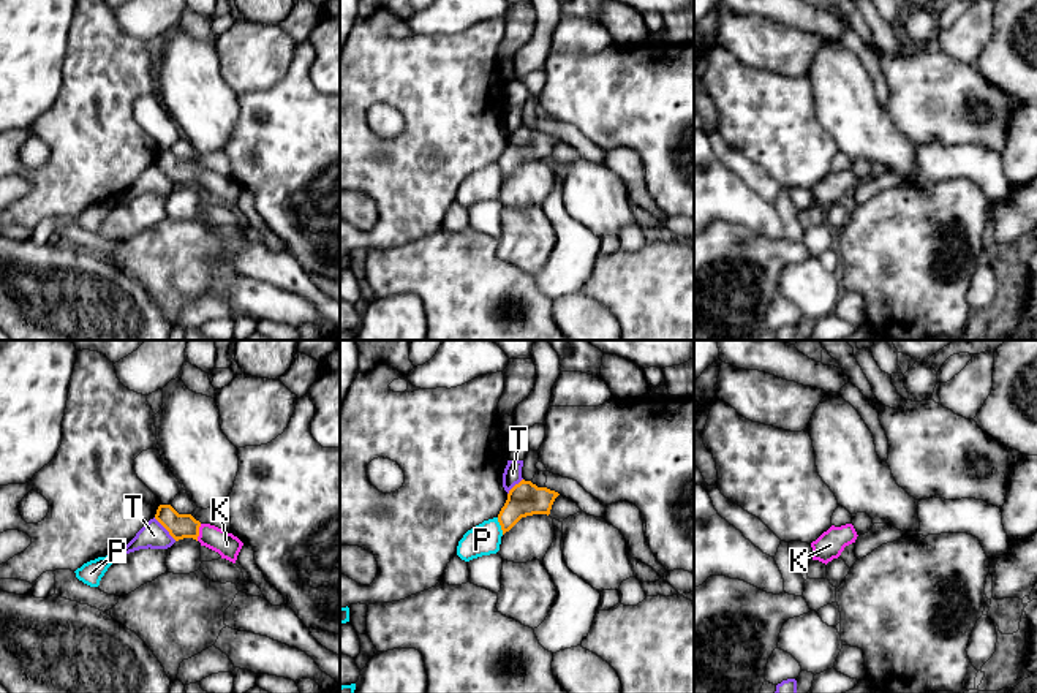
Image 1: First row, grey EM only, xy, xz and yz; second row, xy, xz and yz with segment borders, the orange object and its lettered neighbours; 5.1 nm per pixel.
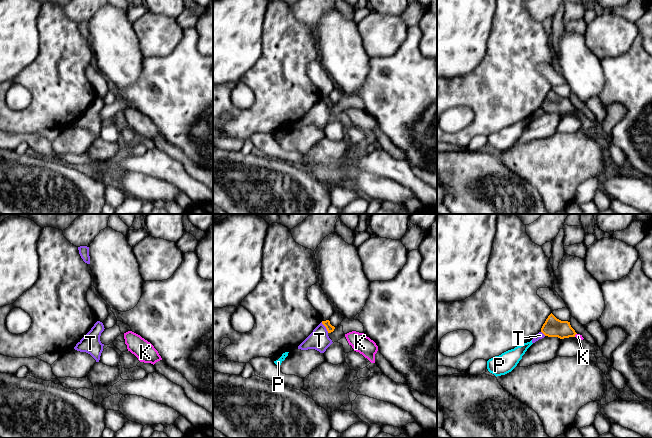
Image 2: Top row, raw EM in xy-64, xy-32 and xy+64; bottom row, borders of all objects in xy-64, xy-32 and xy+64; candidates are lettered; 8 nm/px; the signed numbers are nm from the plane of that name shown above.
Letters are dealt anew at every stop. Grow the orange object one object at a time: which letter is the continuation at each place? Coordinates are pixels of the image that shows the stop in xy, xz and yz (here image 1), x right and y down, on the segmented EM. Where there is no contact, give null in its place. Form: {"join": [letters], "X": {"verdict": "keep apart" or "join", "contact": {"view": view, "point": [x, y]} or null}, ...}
{"join": ["K"], "K": {"verdict": "join", "contact": {"view": "xy", "point": [198, 532]}}, "P": {"verdict": "keep apart", "contact": {"view": "xz", "point": [500, 524]}}, "T": {"verdict": "keep apart", "contact": {"view": "xy", "point": [165, 527]}}}

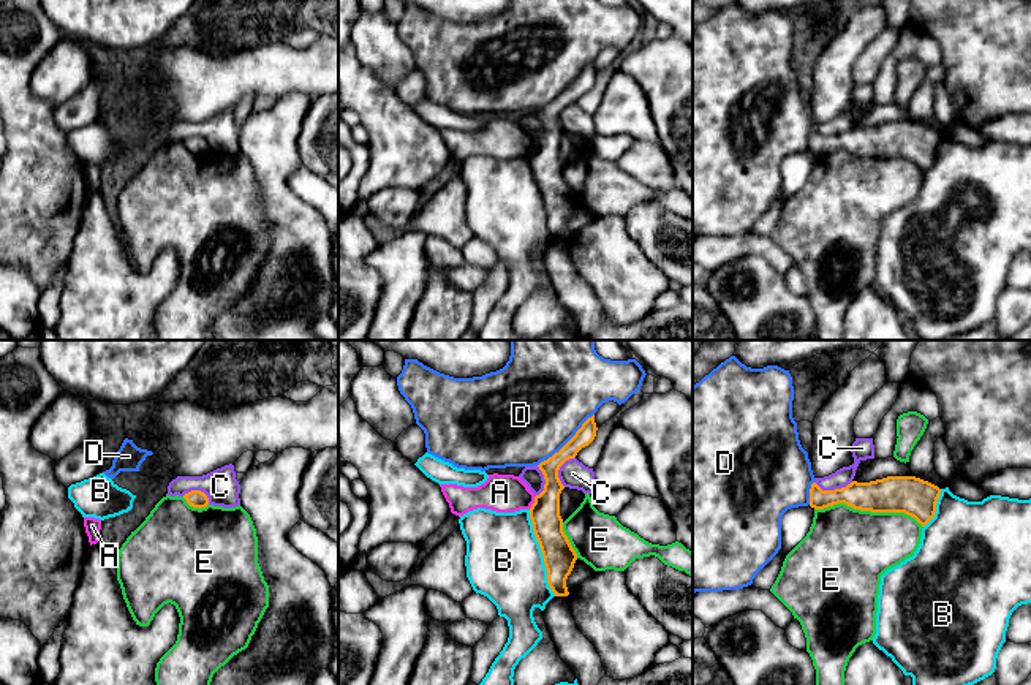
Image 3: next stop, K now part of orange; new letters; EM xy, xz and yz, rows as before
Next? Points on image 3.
{"join": [], "A": {"verdict": "keep apart", "contact": {"view": "xz", "point": [533, 503]}}, "B": {"verdict": "keep apart", "contact": {"view": "xz", "point": [541, 551]}}, "C": {"verdict": "keep apart", "contact": {"view": "yz", "point": [835, 489]}}, "D": {"verdict": "keep apart", "contact": {"view": "xz", "point": [568, 442]}}, "E": {"verdict": "keep apart", "contact": {"view": "yz", "point": [868, 510]}}}

